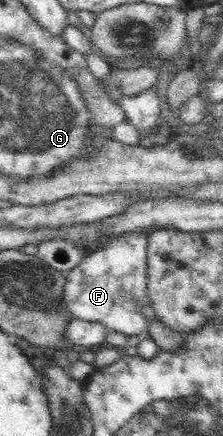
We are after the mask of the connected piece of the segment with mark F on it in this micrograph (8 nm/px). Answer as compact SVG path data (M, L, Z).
M125 232L125 234L109 234L109 236L105 236L105 242L101 243L99 247L96 248L95 251L90 252L89 254L85 254L85 257L82 261L67 272L66 275L66 284L64 289L64 302L62 306L60 306L60 312L62 314L66 314L68 319L79 319L81 321L89 321L89 322L99 322L103 324L107 330L114 331L118 333L123 333L130 336L149 336L148 333L148 315L151 314L150 304L147 299L146 294L146 257L147 257L147 235L145 232Z

